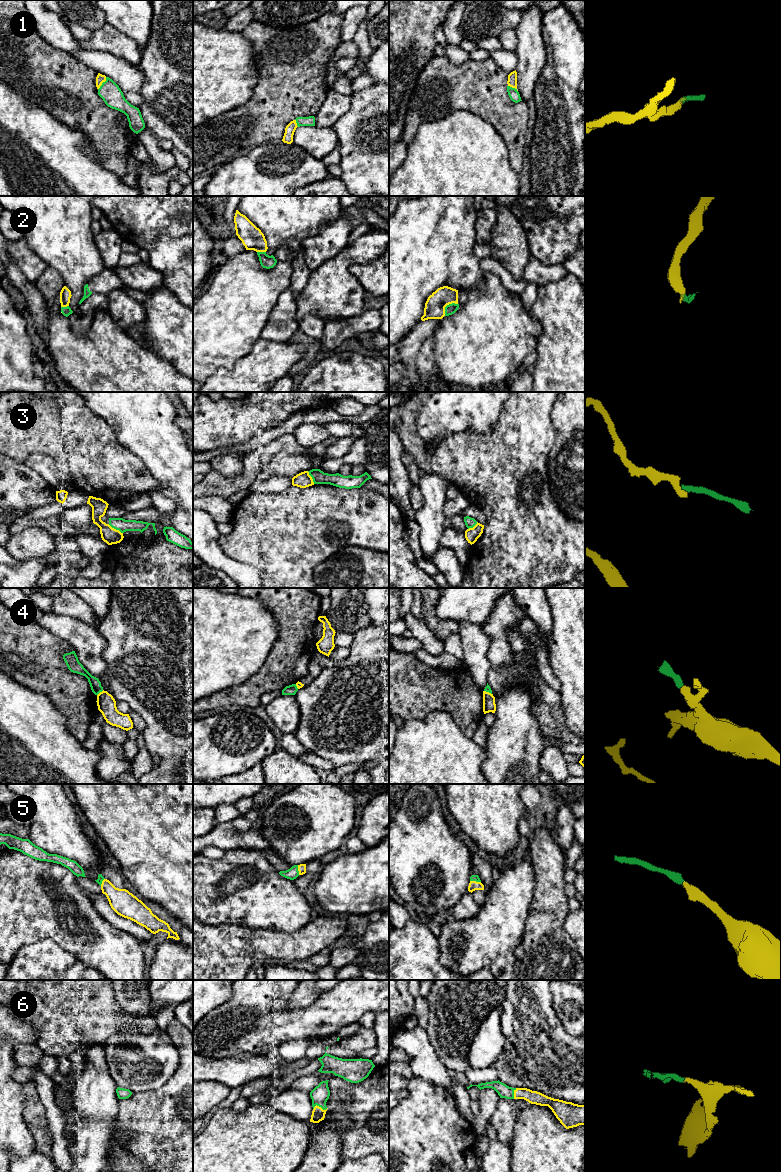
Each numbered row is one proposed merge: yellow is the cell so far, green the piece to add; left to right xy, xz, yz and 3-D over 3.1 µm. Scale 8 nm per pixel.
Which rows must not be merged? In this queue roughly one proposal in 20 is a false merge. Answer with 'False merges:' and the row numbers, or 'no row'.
False merges: 3

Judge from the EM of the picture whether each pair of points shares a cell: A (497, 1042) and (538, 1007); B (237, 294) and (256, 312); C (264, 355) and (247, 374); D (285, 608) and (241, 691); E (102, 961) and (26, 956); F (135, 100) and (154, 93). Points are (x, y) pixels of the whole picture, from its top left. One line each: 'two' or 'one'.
A: two
B: one
C: one
D: one
E: two
F: two

